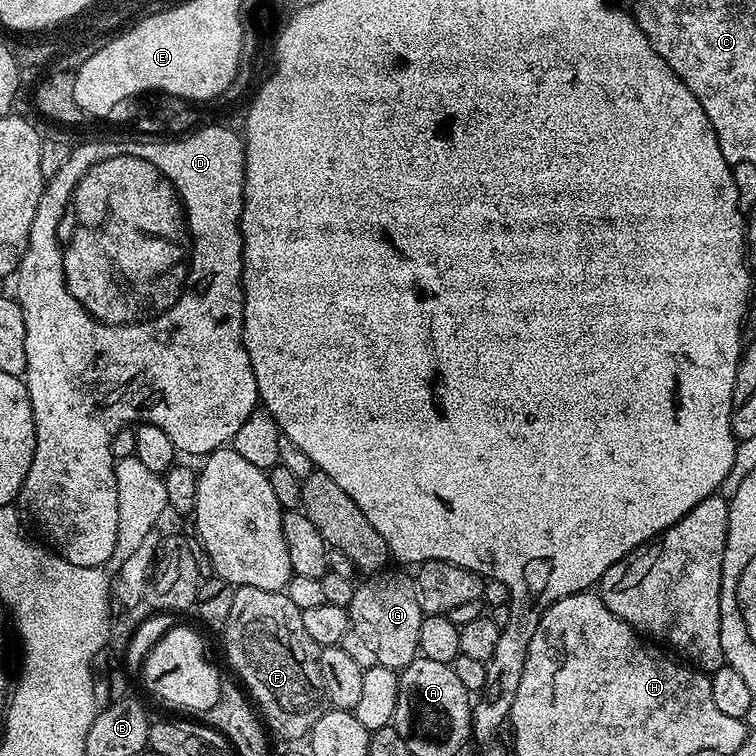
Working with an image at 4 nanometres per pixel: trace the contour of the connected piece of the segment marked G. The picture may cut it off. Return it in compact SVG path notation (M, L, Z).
M382 570L373 573L366 578L366 582L360 582L347 610L350 630L361 636L362 641L368 645L368 648L372 649L377 664L400 671L419 655L419 631L425 616L418 603L415 579L409 573L406 575L402 572L388 571Z

